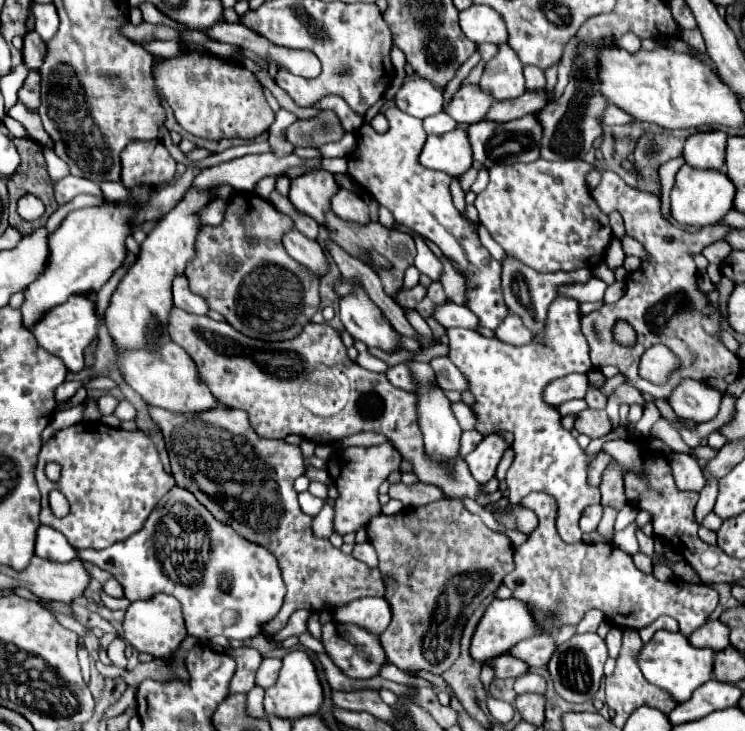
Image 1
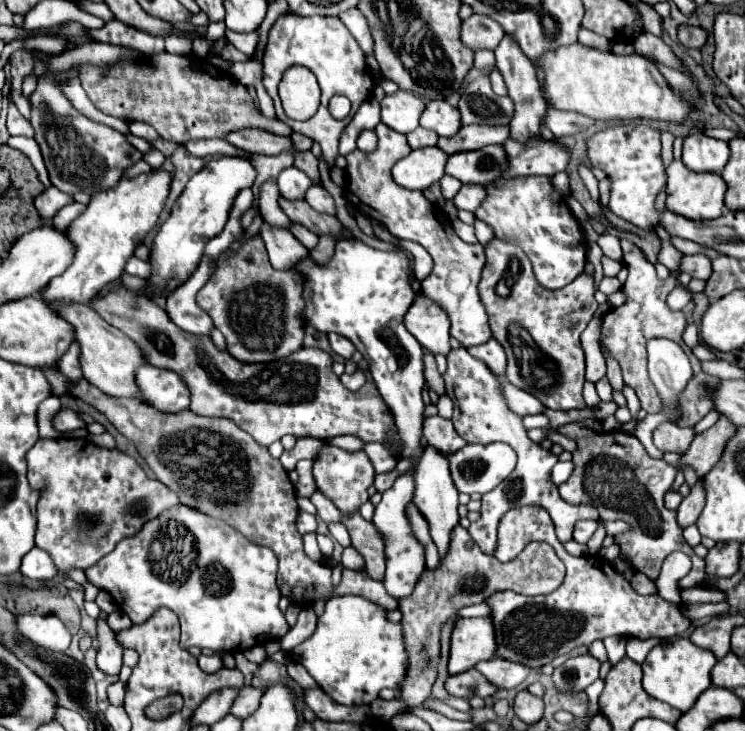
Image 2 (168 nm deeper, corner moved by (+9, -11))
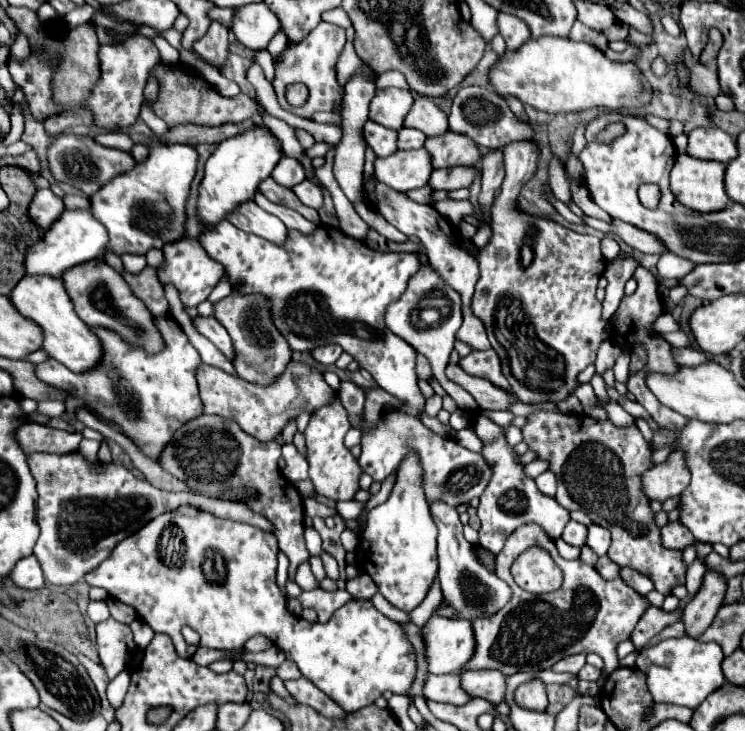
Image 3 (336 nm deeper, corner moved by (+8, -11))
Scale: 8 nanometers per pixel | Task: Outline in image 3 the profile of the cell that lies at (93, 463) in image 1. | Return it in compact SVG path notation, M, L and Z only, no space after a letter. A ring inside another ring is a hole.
M78 451L74 453L32 453L28 455L30 471L38 483L38 525L40 537L34 547L46 583L70 587L84 579L84 575L96 569L112 549L144 527L154 517L176 511L182 505L198 507L220 519L244 521L248 525L272 531L272 525L262 517L252 513L246 505L222 499L208 499L200 495L190 495L186 491L172 493L152 487L146 479L134 477L124 465L118 463L90 463Z

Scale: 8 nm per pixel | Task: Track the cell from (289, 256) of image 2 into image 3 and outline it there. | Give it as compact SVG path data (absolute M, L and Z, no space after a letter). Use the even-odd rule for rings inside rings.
M254 201L242 203L236 211L232 211L232 215L228 215L228 219L238 229L254 233L274 245L282 245L288 239L288 229L284 227L284 223L278 217L260 209Z

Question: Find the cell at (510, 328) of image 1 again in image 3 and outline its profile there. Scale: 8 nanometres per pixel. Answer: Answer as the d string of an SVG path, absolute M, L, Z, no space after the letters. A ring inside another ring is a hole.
M486 349L486 351L472 351L470 355L462 357L458 363L466 373L476 375L476 377L484 377L492 383L496 383L498 387L510 389L508 381L504 379L502 371L500 371L500 359L496 355L494 349Z

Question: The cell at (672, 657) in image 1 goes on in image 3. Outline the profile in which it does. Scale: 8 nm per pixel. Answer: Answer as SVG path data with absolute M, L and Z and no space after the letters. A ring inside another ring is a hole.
M682 637L666 639L658 645L644 647L638 653L636 667L646 675L648 691L652 693L656 703L674 703L696 709L712 691L716 691L724 683L724 673L720 669L722 659L724 655L720 651L720 645Z

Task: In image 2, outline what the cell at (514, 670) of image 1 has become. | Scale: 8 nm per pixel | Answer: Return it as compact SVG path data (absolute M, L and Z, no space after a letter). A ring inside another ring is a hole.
M475 669L457 673L457 675L449 675L447 681L445 681L445 689L447 689L449 695L463 697L463 699L469 699L473 695L487 699L493 693L497 693L497 689Z

